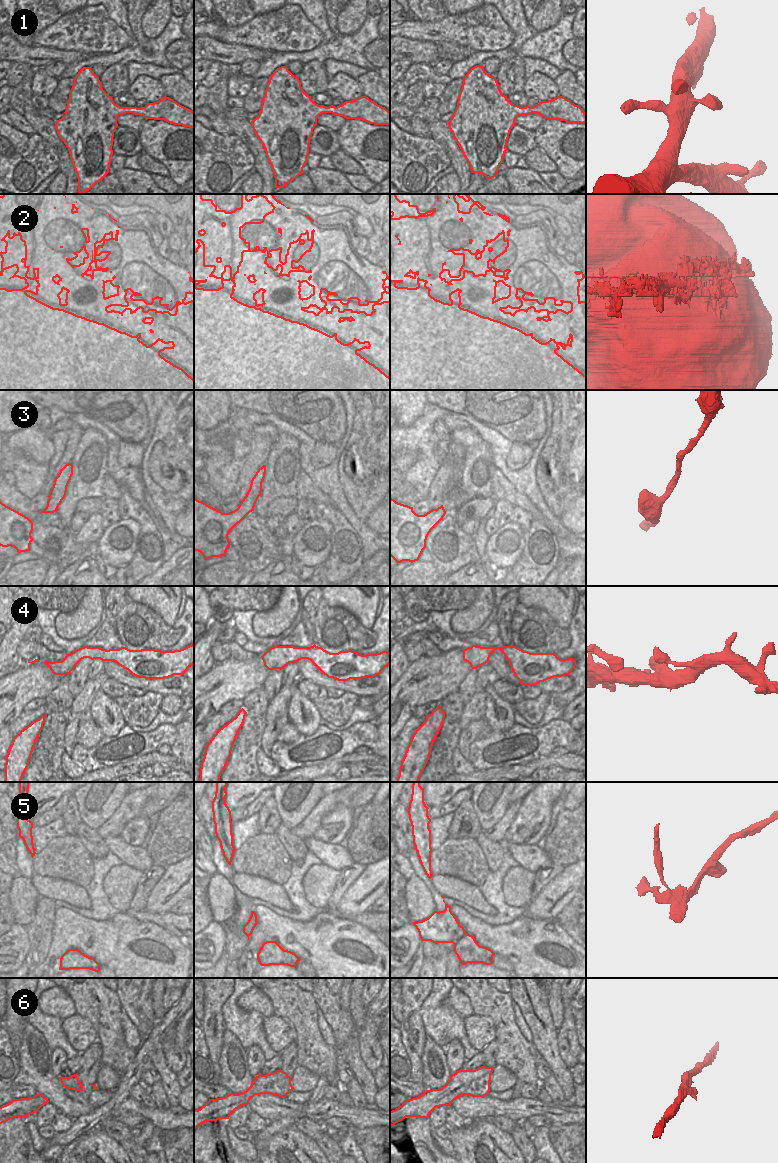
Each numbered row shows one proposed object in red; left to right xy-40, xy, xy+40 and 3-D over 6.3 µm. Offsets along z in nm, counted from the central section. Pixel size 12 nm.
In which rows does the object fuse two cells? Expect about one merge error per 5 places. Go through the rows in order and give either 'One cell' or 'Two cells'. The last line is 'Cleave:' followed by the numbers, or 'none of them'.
1: One cell
2: One cell
3: One cell
4: One cell
5: Two cells
6: One cell
Cleave: 5.

